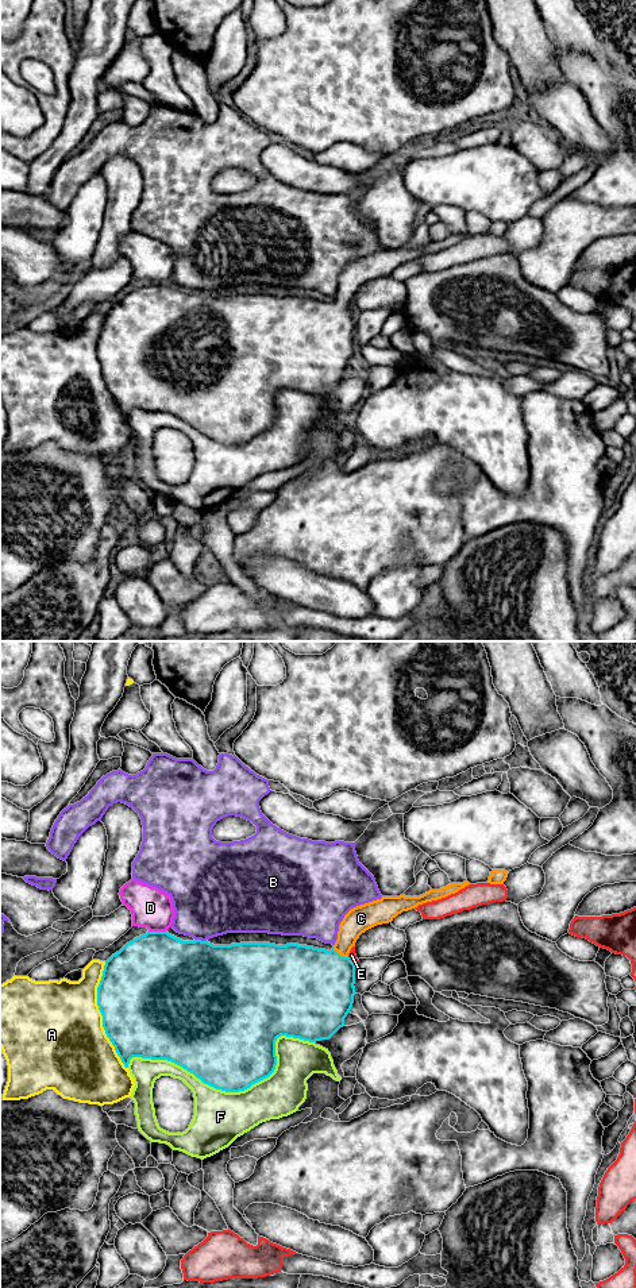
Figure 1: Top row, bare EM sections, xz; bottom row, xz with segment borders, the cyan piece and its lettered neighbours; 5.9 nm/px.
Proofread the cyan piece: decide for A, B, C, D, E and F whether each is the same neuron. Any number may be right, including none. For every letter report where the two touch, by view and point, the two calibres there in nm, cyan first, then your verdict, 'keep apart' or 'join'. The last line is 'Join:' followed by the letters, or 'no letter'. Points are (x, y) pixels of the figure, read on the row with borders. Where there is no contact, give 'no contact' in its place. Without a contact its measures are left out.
A: contact xz (101, 1014); calibres 500 and 480 nm; keep apart
B: contact xz (200, 940); calibres 500 and 440 nm; keep apart
C: contact xz (339, 955); calibres 480 and 160 nm; join
D: contact xz (157, 932); calibres 500 and 240 nm; keep apart
E: contact xz (350, 960); calibres 440 and 50 nm; keep apart
F: contact xz (232, 1091); calibres 500 and 320 nm; keep apart
Join: C

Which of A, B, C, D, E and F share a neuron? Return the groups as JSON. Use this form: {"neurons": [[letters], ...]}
{"neurons": [["A"], ["B"], ["C"], ["D"], ["E"], ["F"]]}

